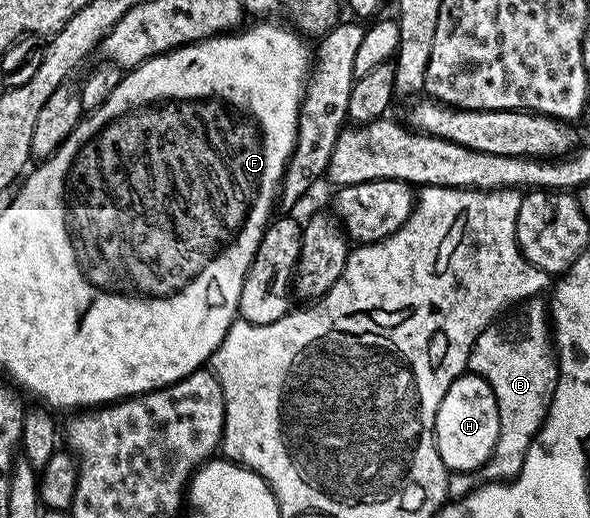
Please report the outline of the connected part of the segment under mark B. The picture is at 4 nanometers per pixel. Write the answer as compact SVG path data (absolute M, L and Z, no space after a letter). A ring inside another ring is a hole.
M537 296L527 299L522 309L524 311L520 314L520 331L516 338L503 338L496 328L489 328L482 331L472 346L468 357L468 370L484 377L493 389L500 427L493 454L480 469L473 471L470 477L463 473L453 473L449 477L449 499L466 496L474 489L474 483L510 482L516 478L526 460L530 444L536 439L536 433L542 428L548 415L560 375L560 365L556 363L556 348L552 341L550 306L543 297Z

